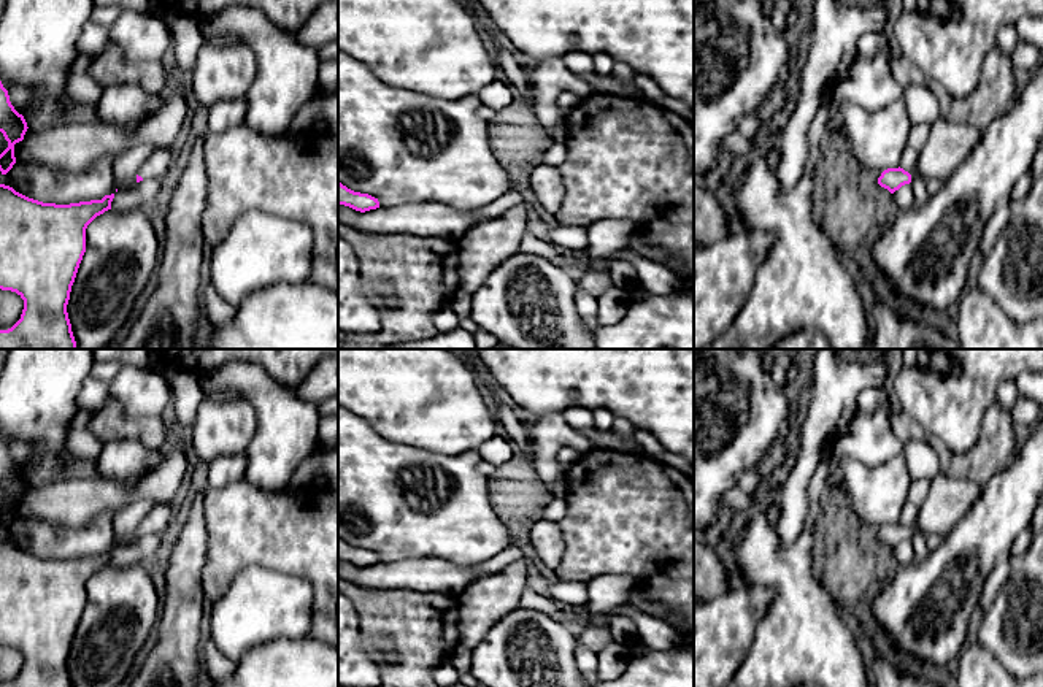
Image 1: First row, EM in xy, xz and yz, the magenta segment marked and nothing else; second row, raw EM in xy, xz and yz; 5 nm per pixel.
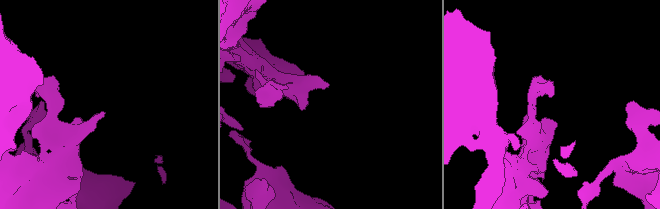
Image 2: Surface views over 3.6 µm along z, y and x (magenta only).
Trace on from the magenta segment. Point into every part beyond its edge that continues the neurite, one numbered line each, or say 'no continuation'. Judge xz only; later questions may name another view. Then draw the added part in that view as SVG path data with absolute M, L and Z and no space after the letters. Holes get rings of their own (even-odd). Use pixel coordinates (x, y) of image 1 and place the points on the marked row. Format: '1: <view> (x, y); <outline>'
no continuation

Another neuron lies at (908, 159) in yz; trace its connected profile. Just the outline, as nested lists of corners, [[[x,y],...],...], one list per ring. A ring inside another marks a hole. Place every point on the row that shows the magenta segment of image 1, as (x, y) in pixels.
[[[906,144],[900,157],[900,168],[913,175],[916,170],[918,157],[919,157],[919,152],[914,151],[910,144]]]

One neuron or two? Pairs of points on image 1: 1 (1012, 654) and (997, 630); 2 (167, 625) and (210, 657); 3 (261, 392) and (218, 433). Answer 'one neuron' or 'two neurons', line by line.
1: one neuron
2: two neurons
3: two neurons

